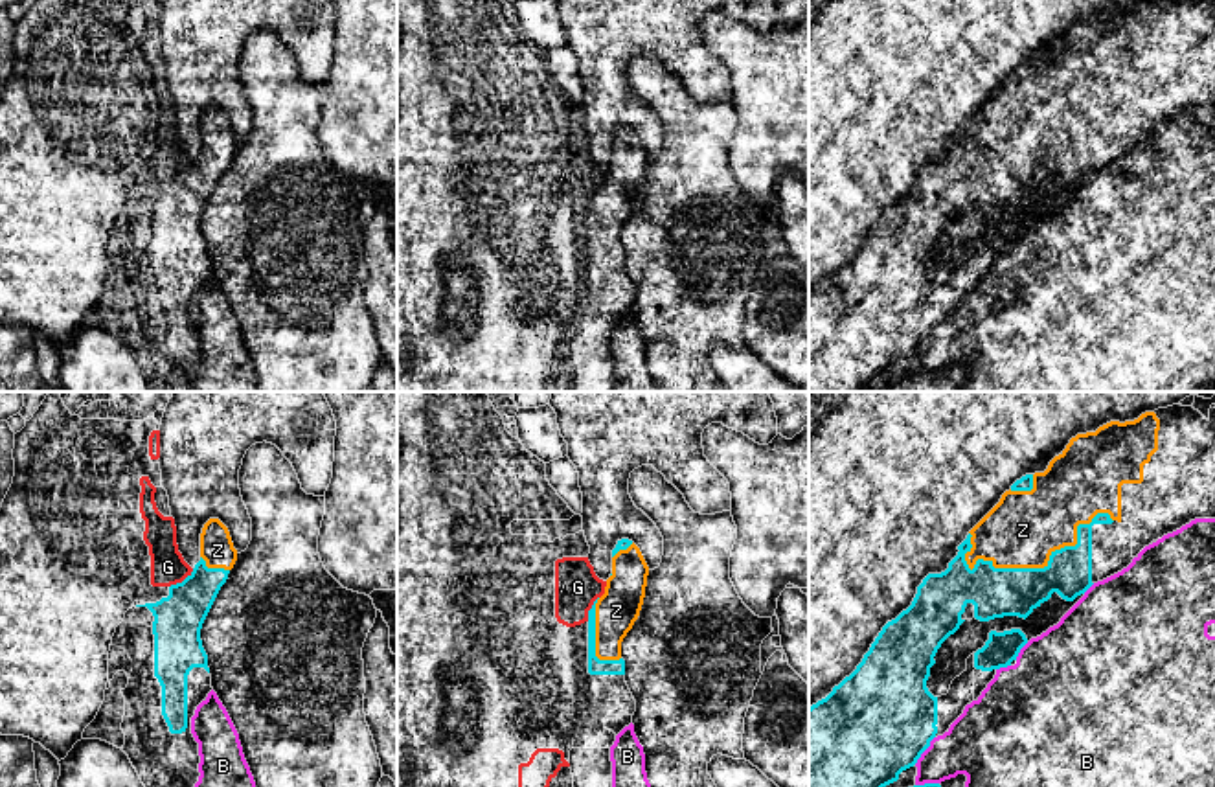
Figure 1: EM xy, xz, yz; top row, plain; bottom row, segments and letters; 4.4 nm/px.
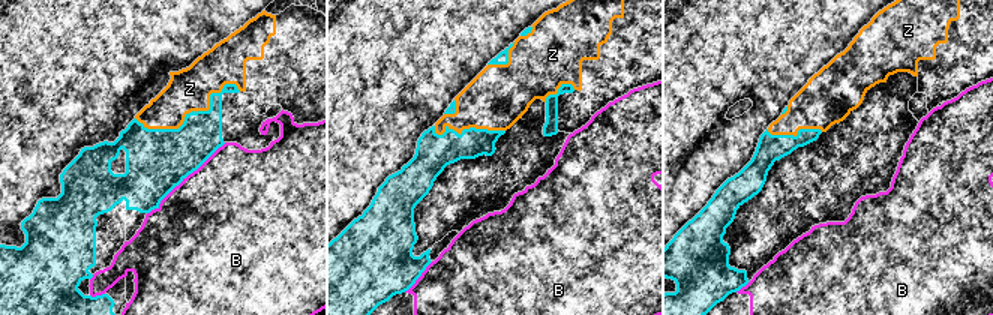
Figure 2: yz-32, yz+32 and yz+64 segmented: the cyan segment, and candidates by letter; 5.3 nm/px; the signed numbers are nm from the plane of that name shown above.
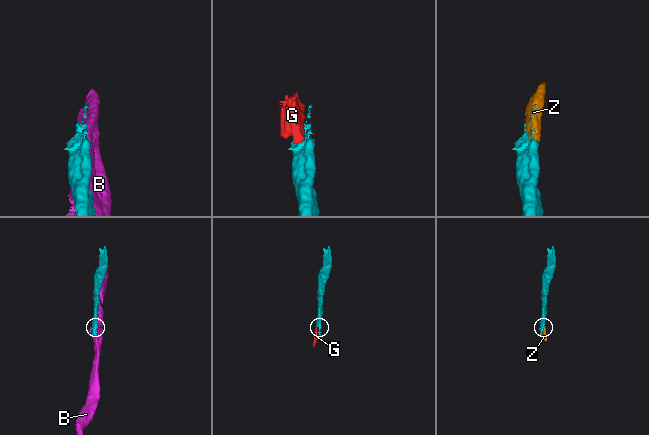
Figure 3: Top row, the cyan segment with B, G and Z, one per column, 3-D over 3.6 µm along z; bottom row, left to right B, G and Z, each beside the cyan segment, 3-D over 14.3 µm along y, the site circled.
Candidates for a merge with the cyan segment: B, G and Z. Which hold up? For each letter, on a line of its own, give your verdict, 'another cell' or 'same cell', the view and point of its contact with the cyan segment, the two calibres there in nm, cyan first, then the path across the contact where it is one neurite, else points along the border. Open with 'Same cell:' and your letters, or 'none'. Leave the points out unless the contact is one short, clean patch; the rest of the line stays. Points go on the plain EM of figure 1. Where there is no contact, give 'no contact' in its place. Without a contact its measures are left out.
Same cell: Z
B: another cell; contact yz (925, 337); calibres 480 and 320 nm
G: another cell; contact xy (182, 170); calibres 220 and 160 nm
Z: same cell; contact yz (1044, 155); calibres 220 and 320 nm

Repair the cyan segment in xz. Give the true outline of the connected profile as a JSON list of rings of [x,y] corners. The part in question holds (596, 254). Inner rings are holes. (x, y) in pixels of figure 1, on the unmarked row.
[[[629,127],[618,129],[605,182],[588,199],[590,263],[625,263],[621,230],[640,204],[647,164],[640,136]]]

